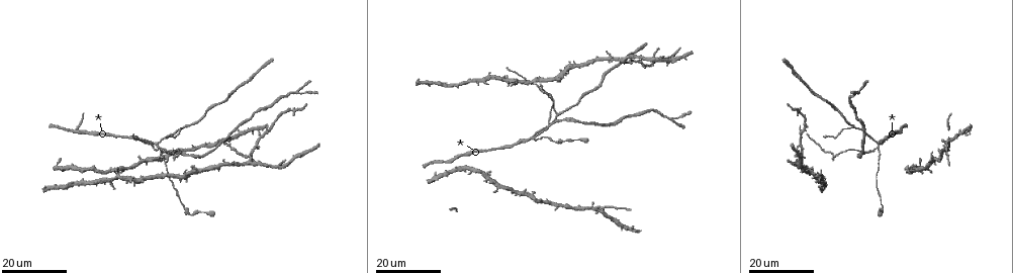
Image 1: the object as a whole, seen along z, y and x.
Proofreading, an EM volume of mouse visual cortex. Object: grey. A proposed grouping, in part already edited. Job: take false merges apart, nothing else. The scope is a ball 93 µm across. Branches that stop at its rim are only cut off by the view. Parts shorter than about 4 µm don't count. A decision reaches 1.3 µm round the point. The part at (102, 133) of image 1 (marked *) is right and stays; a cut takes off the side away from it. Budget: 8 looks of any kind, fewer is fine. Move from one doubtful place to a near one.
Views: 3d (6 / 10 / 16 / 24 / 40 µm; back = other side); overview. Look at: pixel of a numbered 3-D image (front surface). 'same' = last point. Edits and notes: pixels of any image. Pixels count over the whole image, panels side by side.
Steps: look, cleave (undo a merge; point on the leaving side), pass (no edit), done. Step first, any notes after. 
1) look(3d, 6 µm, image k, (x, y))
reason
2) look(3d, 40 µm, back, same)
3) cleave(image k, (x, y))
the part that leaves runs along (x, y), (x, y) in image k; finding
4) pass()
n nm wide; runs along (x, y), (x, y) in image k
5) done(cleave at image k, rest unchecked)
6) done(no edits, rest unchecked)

look(3d, 16 µm, image 1, (545, 82))

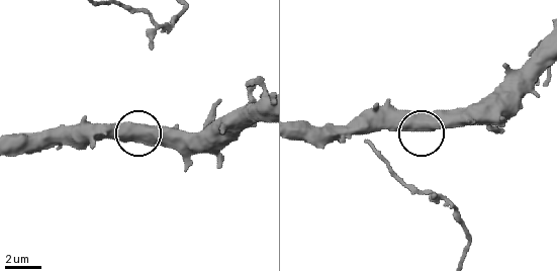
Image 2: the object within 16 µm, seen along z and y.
look(3d, 6 µm, image 2, (143, 139))

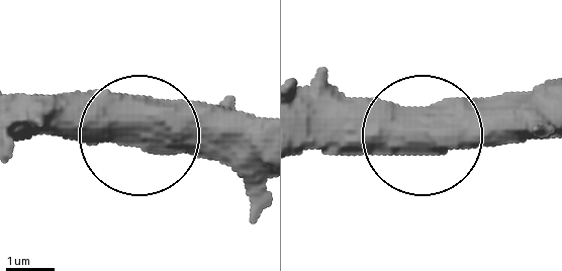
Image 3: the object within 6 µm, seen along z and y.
pass()
side arm 43 µm; all the same neuron

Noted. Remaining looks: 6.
look(3d, 16 µm, image 1, (298, 93))
three arms meet

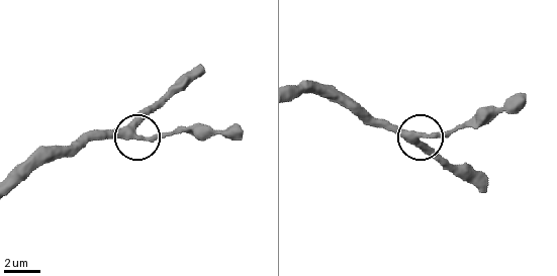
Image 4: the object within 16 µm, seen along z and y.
look(3d, 10 µm, image 4, (131, 130))
closer look

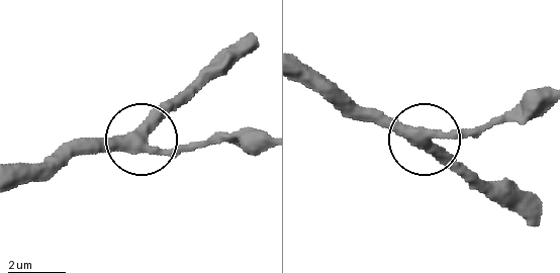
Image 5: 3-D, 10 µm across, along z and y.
look(3d, 10 µm, back, image 5, (144, 136))
from behind

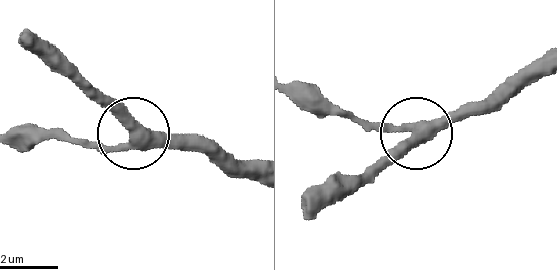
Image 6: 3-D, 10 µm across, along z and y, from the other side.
pass()
3 arms; continuous, no second neuron

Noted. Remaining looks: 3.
look(3d, 24 µm, image 1, (173, 158))
branch point

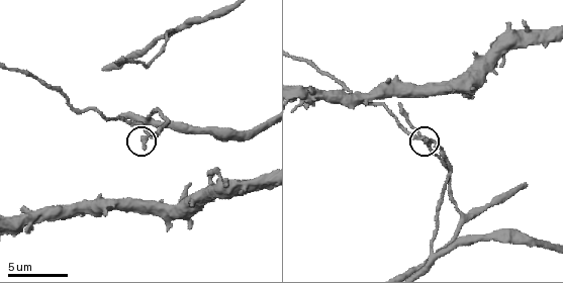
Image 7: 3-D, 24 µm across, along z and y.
look(3d, 6 µm, image 7, (146, 133))

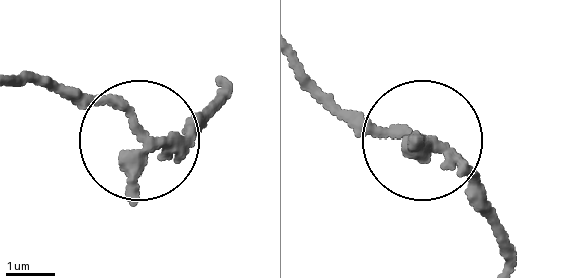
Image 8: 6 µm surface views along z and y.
pass()
runs along (505, 261), (461, 164), (333, 108) in image 8; one neuron here

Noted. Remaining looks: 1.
look(3d, 10 µm, image 7, (465, 215))
arms part here

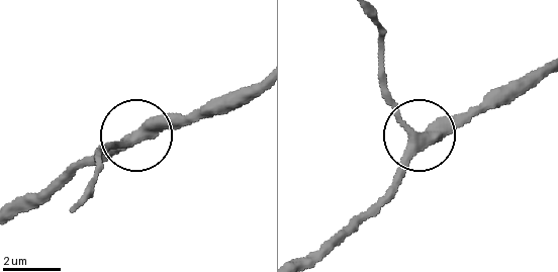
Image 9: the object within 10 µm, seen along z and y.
pass()
3 arms; runs along (319, 258), (384, 192), (413, 142), (413, 127), (379, 86) in image 9; all the same neuron

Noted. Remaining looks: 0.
done(no edits, rest unchecked)

